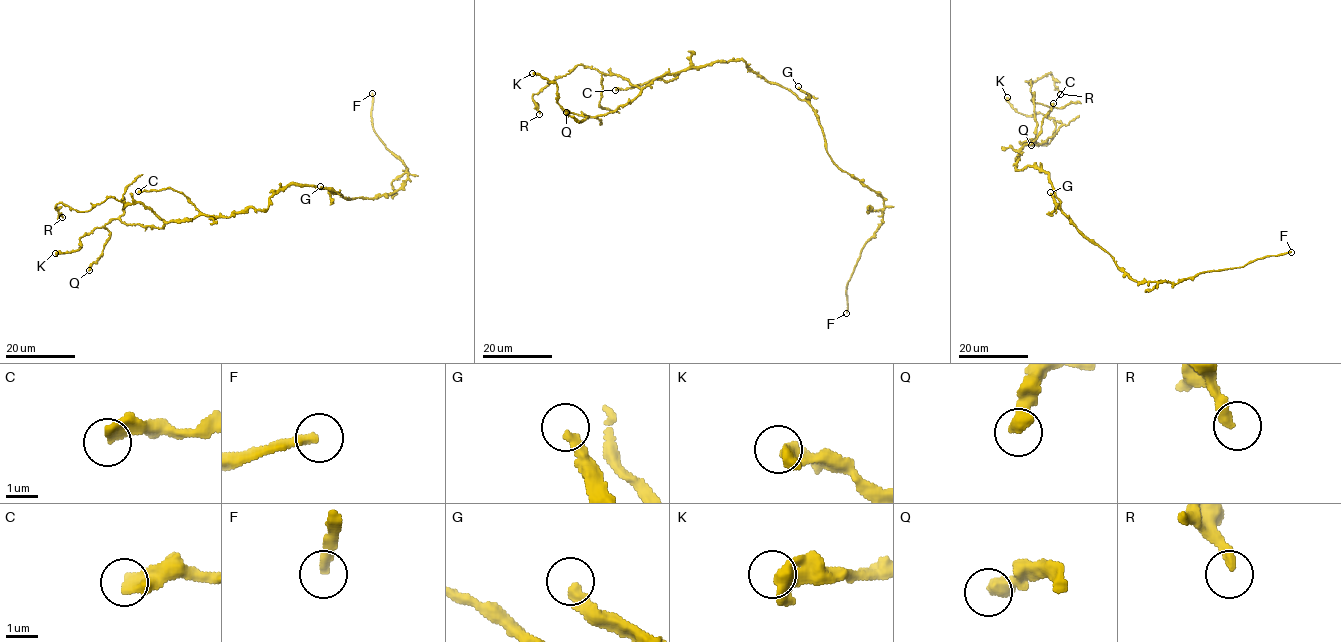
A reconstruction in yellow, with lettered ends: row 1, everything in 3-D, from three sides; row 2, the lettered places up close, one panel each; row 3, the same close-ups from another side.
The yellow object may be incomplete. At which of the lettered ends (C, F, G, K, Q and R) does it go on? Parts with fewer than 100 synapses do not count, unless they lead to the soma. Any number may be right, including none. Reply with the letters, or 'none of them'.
F

